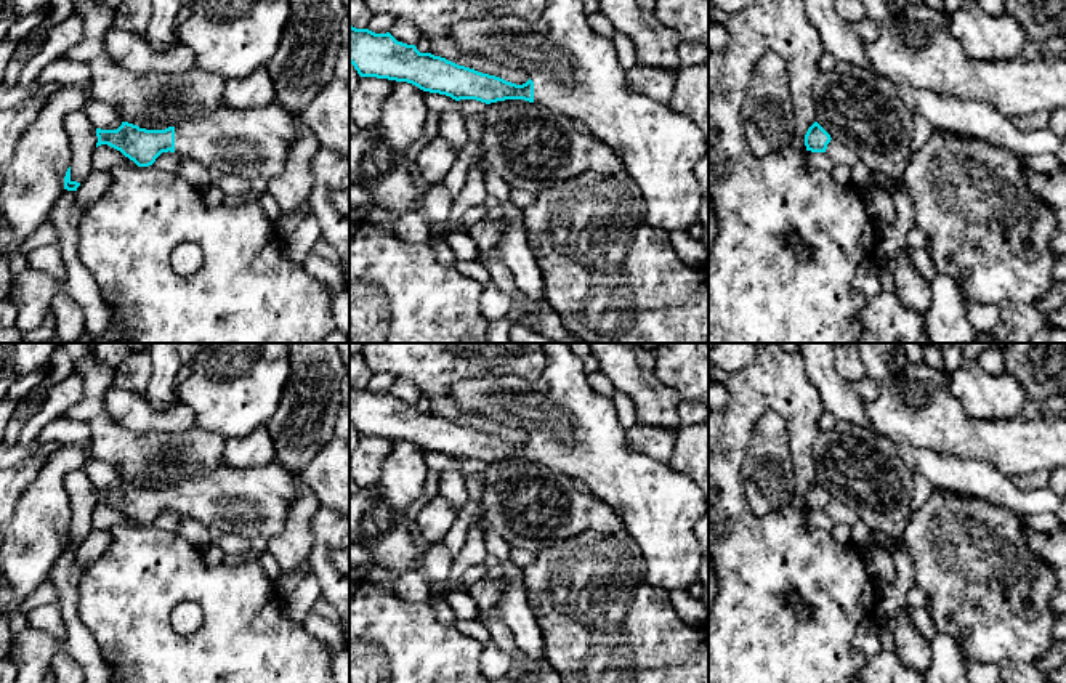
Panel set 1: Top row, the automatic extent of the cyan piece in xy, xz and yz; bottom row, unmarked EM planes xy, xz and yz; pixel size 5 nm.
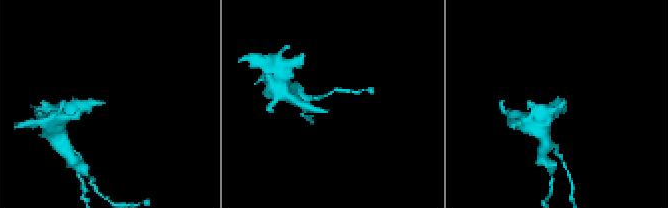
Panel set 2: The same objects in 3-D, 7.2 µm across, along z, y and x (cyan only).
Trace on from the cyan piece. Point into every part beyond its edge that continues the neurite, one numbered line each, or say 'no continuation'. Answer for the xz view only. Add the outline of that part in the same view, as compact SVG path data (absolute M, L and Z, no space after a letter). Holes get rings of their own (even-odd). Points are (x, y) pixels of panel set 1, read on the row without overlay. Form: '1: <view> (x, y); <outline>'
1: xz (576, 432); M542 343L545 356L543 377L531 382L516 375L478 377L458 380L450 386L454 402L470 414L503 426L524 430L534 441L534 462L567 478L582 479L590 494L619 511L624 531L633 539L644 558L646 580L665 592L686 590L699 580L702 552L694 526L709 511L707 495L688 476L676 473L667 463L636 452L619 422L611 398L596 394L583 372L583 361L567 343Z

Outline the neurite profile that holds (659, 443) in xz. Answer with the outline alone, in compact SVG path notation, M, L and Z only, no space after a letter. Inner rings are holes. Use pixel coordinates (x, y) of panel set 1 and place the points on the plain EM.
M641 422L627 428L627 436L636 452L667 463L676 446L676 431L664 426L649 426Z

